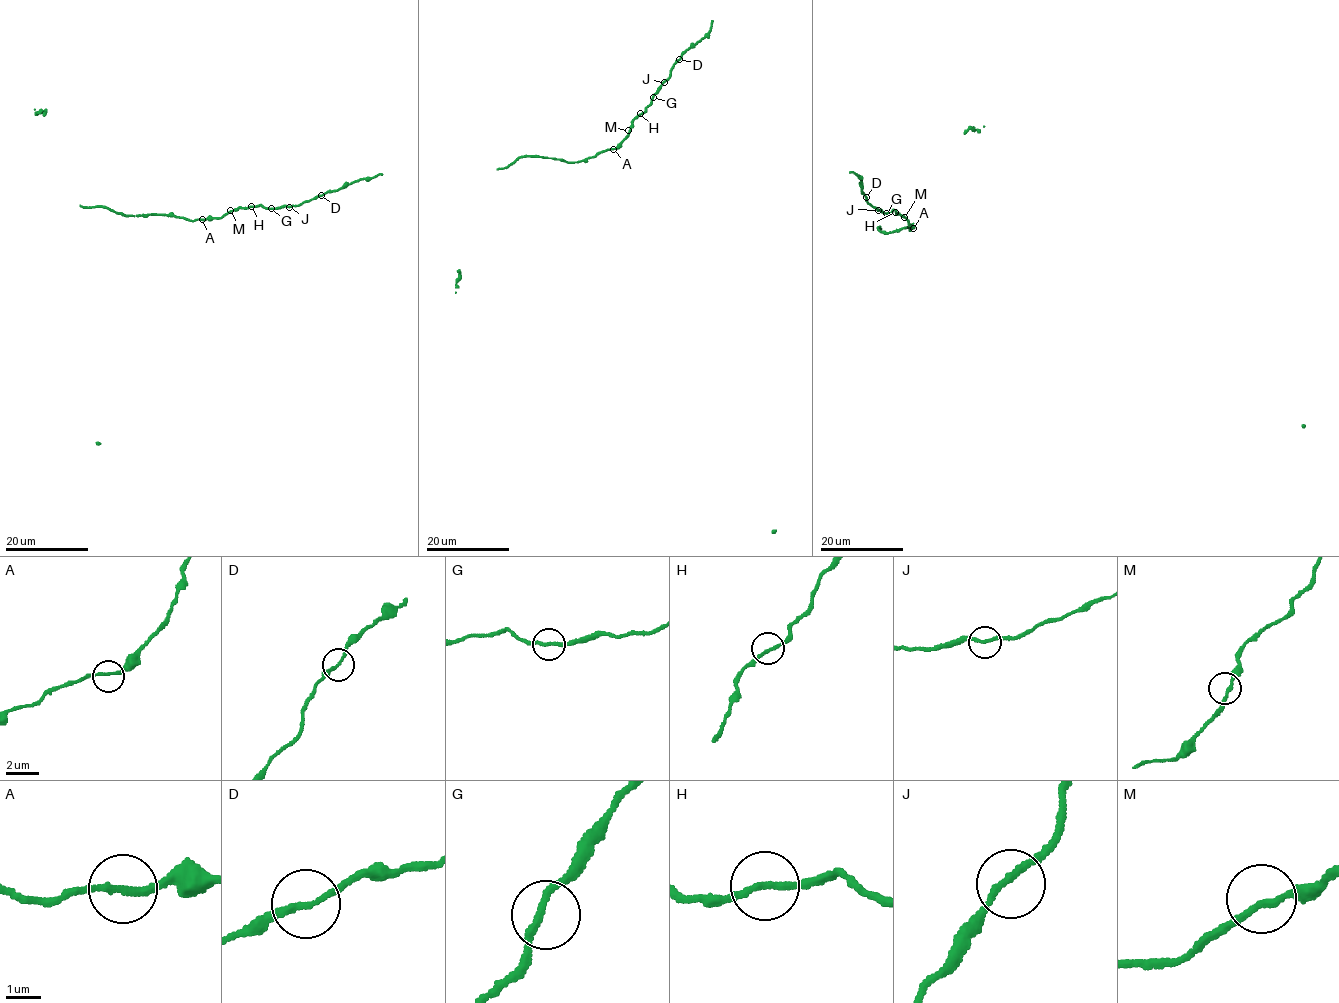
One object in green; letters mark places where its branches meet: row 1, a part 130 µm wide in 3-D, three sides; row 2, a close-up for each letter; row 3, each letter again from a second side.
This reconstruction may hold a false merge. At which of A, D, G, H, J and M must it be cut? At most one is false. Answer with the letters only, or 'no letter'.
no letter

